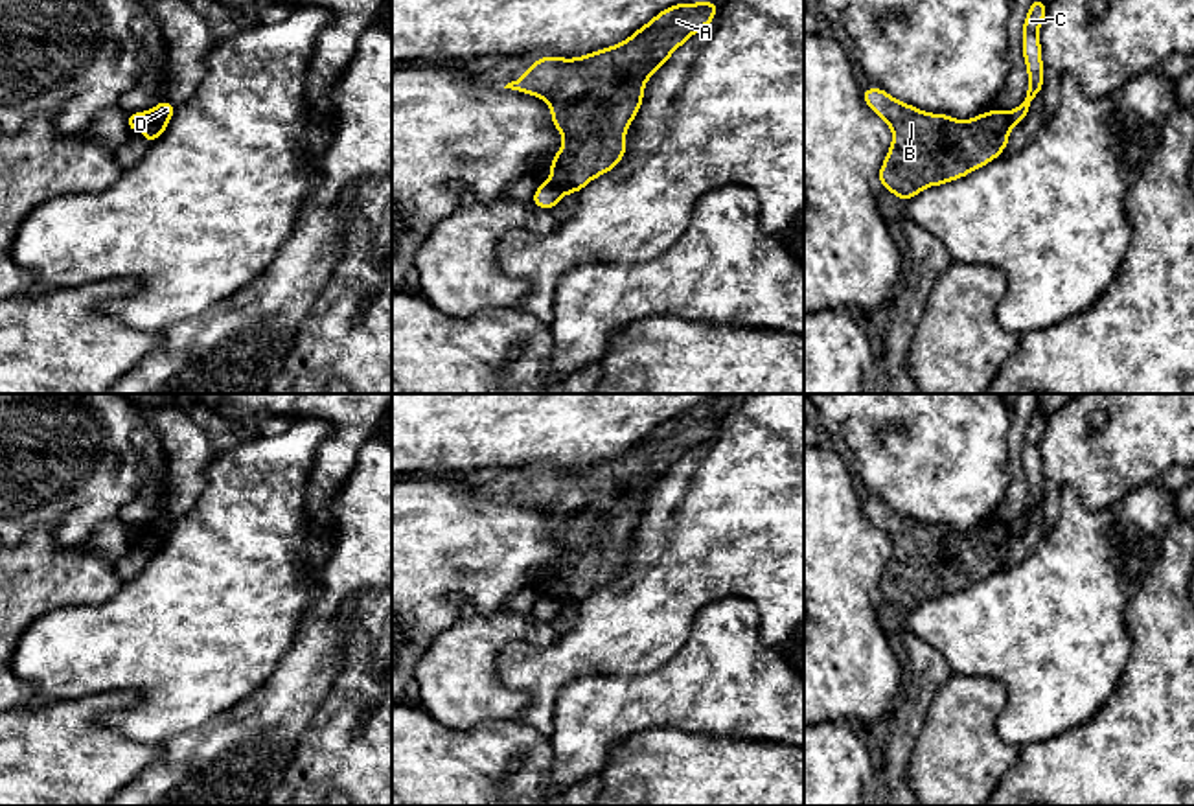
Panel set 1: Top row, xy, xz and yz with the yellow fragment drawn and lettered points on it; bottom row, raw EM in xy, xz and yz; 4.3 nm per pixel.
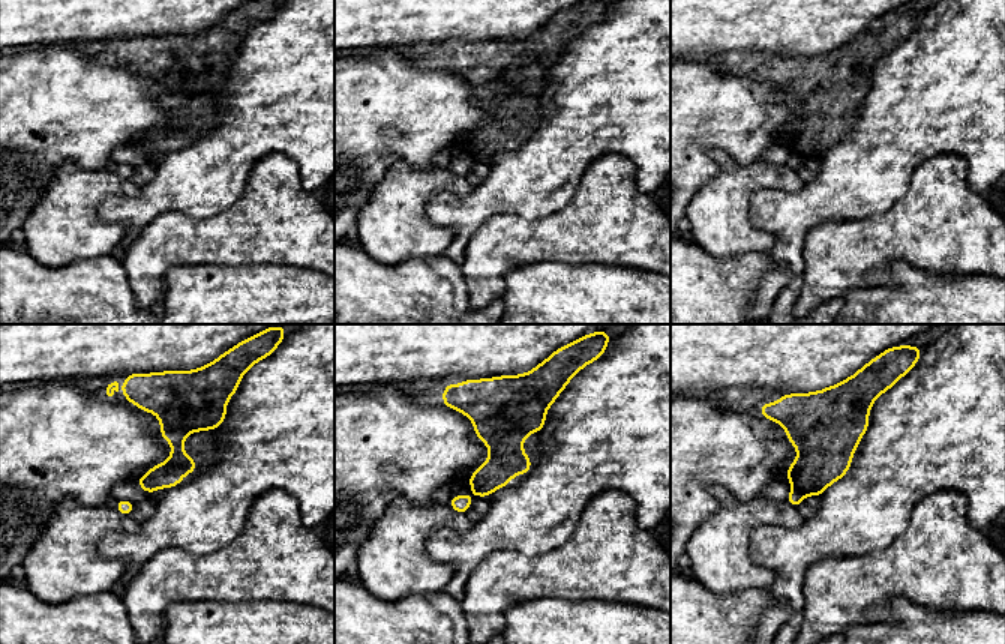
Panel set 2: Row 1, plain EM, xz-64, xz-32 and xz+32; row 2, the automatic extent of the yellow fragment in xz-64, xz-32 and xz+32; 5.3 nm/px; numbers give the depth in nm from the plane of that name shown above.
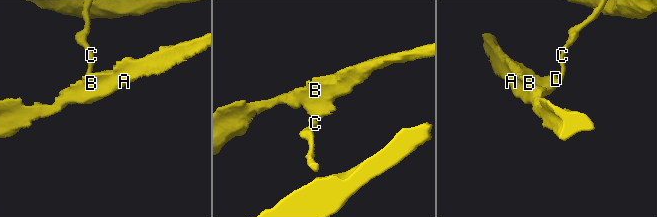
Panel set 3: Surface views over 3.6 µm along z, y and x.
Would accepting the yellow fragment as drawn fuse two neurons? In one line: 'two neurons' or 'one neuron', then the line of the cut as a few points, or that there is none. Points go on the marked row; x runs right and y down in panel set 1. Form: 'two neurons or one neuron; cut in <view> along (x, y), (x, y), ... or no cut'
two neurons; cut in xy along (146, 113), (140, 126)

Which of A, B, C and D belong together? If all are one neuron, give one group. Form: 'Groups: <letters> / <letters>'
Groups: A B D / C

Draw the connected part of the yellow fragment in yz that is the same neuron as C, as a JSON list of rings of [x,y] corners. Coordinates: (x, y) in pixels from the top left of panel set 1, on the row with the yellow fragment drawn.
[[[1034,0],[1023,22],[1023,59],[1028,72],[1028,90],[1023,103],[1008,112],[1012,125],[1021,123],[1032,105],[1032,99],[1043,90],[1043,63],[1038,31],[1047,15],[1047,4]]]

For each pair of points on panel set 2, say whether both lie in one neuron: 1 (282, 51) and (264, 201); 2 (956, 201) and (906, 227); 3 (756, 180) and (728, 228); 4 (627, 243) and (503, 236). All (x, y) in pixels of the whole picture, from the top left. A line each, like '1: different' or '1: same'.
1: different
2: same
3: same
4: same

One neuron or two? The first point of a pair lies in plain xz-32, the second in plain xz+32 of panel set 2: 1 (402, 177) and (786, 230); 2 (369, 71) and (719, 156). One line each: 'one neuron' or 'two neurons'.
1: two neurons
2: two neurons

